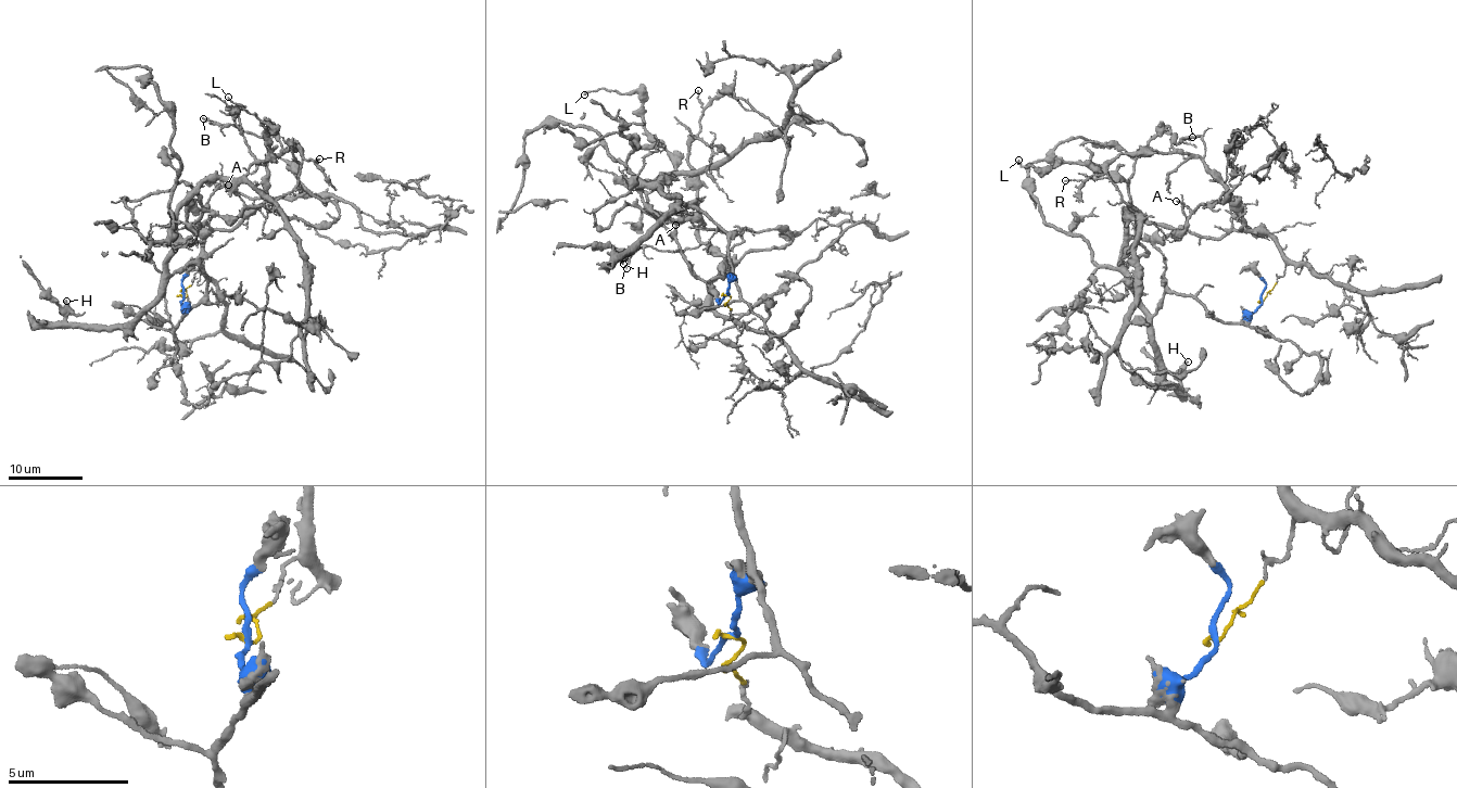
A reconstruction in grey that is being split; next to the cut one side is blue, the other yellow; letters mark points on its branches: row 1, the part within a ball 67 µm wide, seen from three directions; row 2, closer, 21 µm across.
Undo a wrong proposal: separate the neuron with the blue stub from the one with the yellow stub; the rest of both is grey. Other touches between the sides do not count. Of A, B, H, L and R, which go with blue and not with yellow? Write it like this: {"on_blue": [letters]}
{"on_blue": ["H", "L"]}

